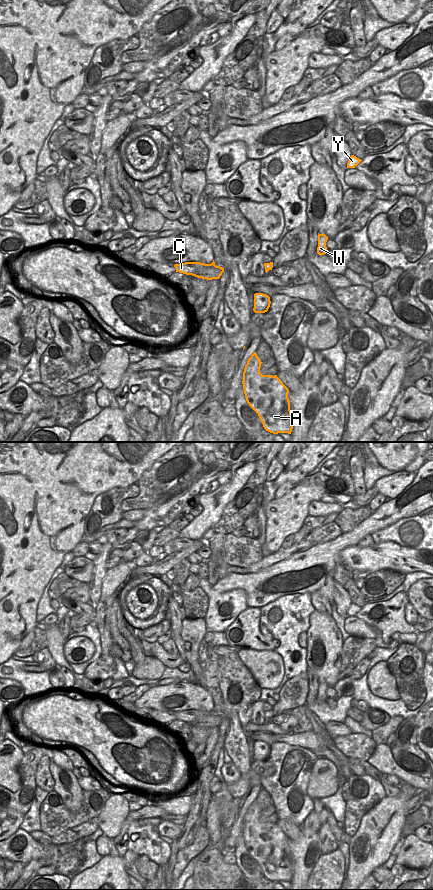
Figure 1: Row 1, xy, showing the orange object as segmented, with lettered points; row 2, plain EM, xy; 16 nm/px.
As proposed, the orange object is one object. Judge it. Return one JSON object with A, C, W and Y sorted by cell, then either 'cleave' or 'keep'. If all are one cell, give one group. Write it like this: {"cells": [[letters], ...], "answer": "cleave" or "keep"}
{"cells": [["A", "W", "Y"], ["C"]], "answer": "cleave"}

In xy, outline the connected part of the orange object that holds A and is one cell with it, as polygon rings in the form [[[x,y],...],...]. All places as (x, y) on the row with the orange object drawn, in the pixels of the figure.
[[[256,352],[248,359],[243,372],[243,389],[247,403],[258,414],[266,431],[291,434],[293,420],[289,389],[277,375],[262,375]]]

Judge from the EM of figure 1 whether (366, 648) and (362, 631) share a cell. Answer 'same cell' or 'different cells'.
different cells

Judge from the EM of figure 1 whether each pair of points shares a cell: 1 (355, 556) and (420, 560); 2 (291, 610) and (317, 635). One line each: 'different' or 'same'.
1: same
2: different

